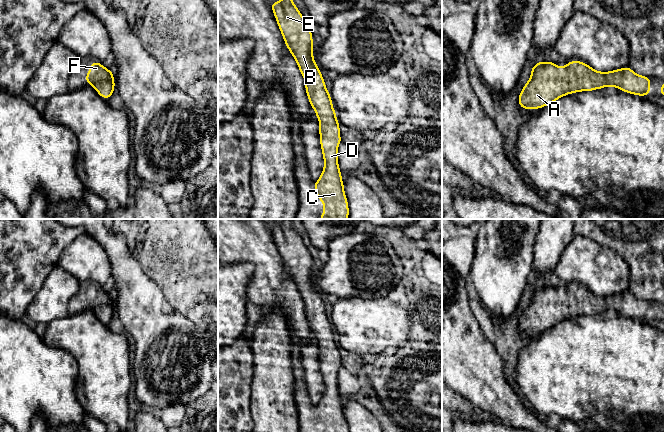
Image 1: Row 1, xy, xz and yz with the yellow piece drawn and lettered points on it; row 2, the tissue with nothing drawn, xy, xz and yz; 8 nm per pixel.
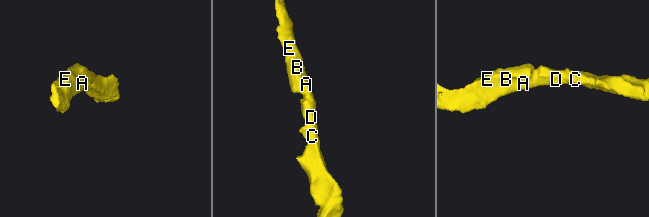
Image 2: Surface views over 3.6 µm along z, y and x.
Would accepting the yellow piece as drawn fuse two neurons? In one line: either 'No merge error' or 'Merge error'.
No merge error

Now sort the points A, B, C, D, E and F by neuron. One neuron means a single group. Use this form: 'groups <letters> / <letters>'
groups A B C D E F

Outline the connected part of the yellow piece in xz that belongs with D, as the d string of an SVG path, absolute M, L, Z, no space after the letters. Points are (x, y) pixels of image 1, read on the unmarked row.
M285 219L278 226L272 226L270 231L285 269L296 284L305 304L308 324L319 343L320 370L325 389L320 402L314 406L316 420L322 425L324 432L349 432L342 395L338 389L337 372L342 366L339 345L324 302L313 282L312 256L293 227L291 219Z

